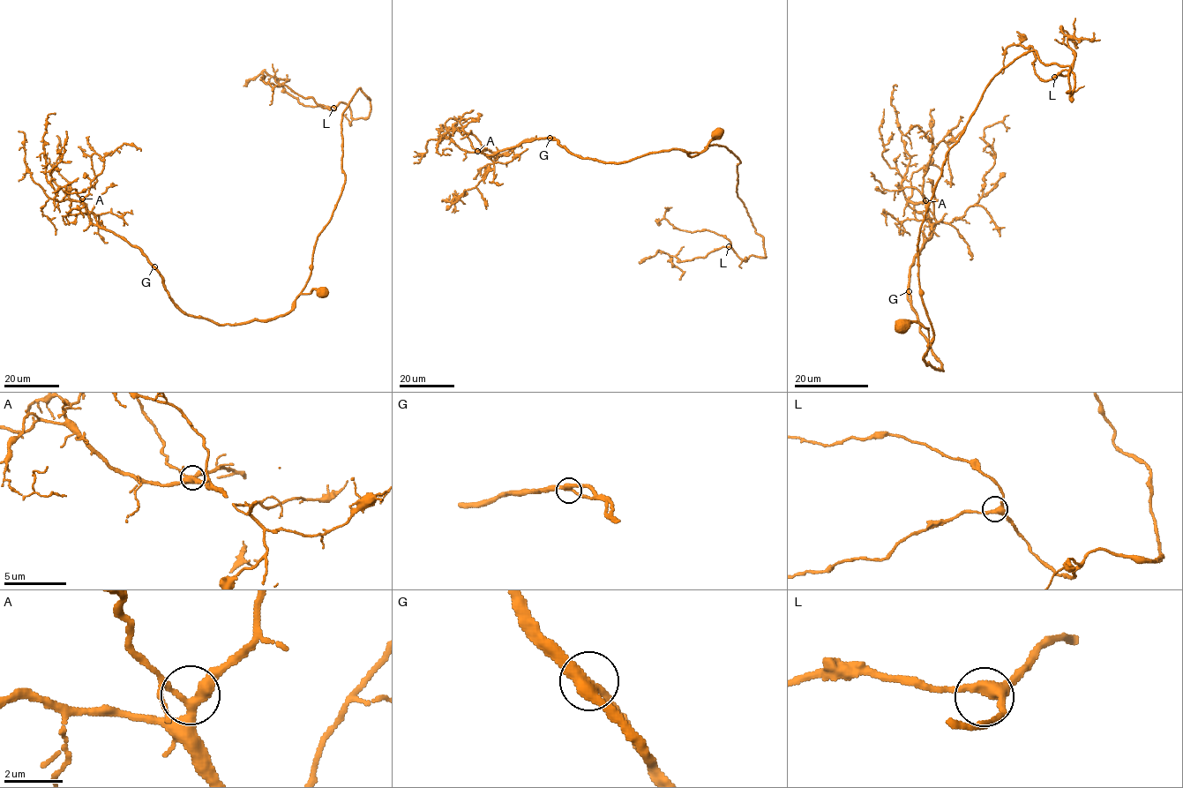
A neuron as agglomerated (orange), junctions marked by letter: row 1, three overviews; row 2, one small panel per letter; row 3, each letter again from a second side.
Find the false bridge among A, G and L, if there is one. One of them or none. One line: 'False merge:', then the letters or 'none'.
False merge: none

